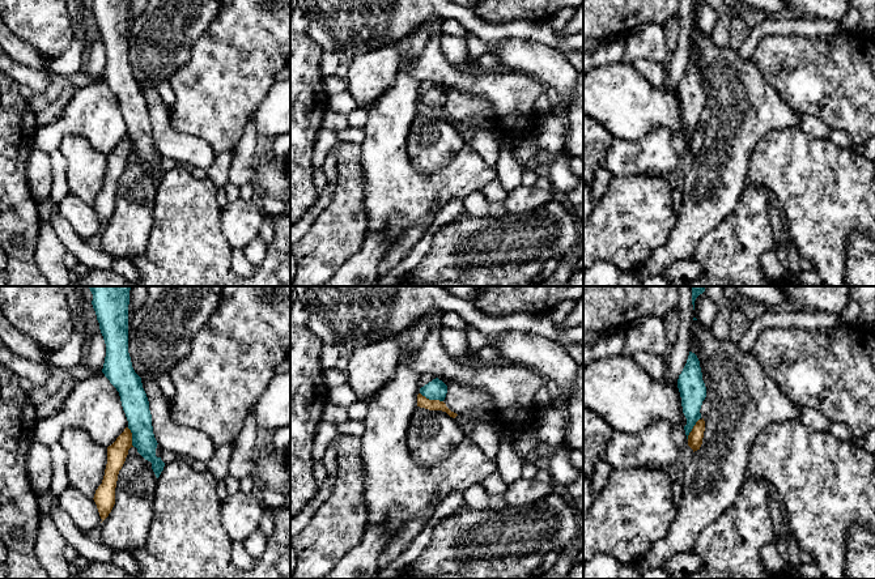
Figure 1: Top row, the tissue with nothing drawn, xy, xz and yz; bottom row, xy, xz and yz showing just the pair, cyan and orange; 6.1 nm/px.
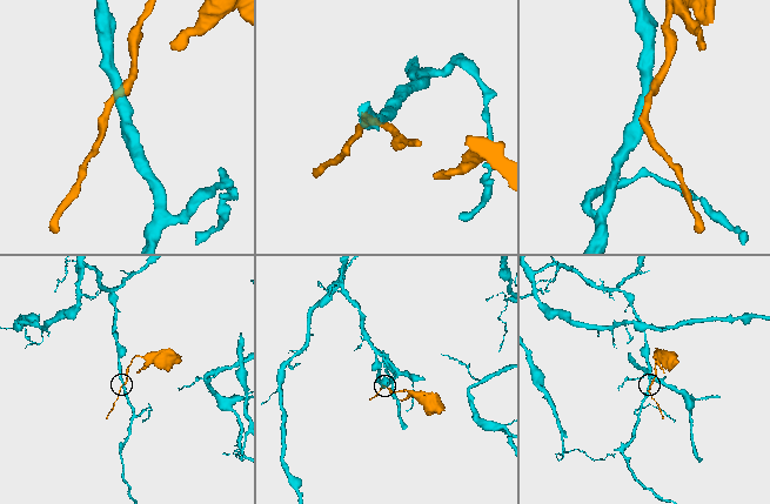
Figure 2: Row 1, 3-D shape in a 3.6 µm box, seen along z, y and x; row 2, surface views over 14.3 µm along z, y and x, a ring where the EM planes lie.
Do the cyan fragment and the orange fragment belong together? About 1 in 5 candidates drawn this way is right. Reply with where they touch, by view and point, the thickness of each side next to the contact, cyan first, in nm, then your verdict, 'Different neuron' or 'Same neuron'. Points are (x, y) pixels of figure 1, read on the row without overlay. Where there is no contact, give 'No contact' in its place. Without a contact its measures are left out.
Touches cyan at xz (432, 106). Thickness 130 nm (cyan) against 70 nm. Different neuron

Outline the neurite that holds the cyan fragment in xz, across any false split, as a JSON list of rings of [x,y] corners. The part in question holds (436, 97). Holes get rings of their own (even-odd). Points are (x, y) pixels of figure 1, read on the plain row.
[[[438,85],[420,95],[420,101],[429,107],[443,108],[447,101],[447,93]]]

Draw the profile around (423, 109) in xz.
[[[421,101],[417,102],[417,114],[425,115],[429,118],[442,118],[446,119],[450,124],[455,125],[458,122],[451,119],[443,108],[439,107],[429,107]]]

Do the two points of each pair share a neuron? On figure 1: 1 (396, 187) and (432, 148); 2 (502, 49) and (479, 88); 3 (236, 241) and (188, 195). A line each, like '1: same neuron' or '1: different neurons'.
1: different neurons
2: different neurons
3: different neurons

